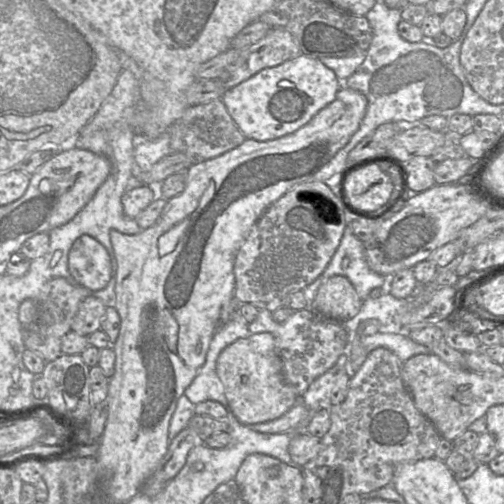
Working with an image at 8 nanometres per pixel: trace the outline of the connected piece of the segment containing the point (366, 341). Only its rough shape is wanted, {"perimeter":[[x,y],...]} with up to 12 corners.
{"perimeter":[[398,334],[361,336],[367,355],[378,347],[391,350],[401,363],[428,347]]}

